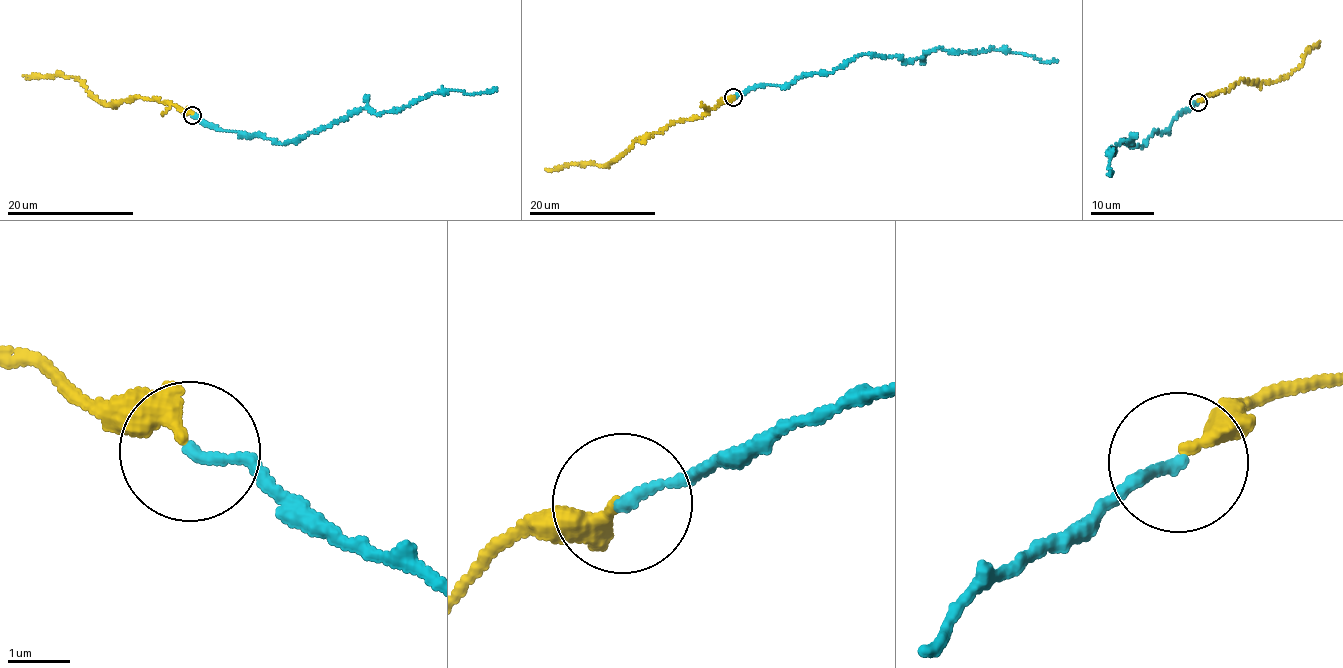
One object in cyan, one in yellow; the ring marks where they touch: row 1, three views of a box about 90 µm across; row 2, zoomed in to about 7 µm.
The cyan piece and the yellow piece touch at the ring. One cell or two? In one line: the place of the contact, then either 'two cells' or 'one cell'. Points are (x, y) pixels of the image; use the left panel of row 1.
place (192, 115); one cell

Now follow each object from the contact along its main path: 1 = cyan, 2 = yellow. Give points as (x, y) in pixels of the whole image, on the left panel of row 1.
1: (191, 115), (221, 130), (283, 144), (367, 107), (383, 113), (439, 91), (473, 95), (497, 87)
2: (191, 114), (165, 103), (139, 97), (104, 104), (91, 95), (76, 77), (24, 76)

